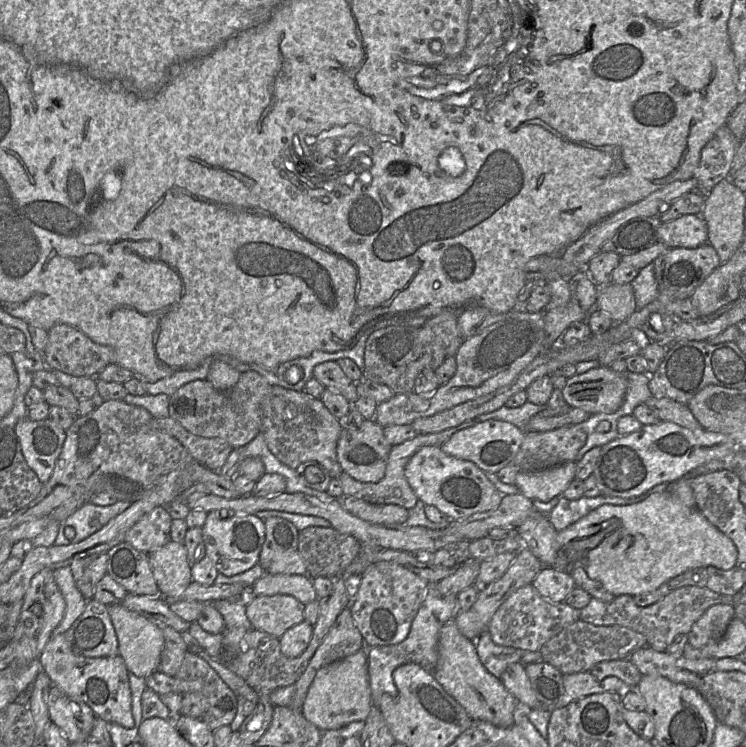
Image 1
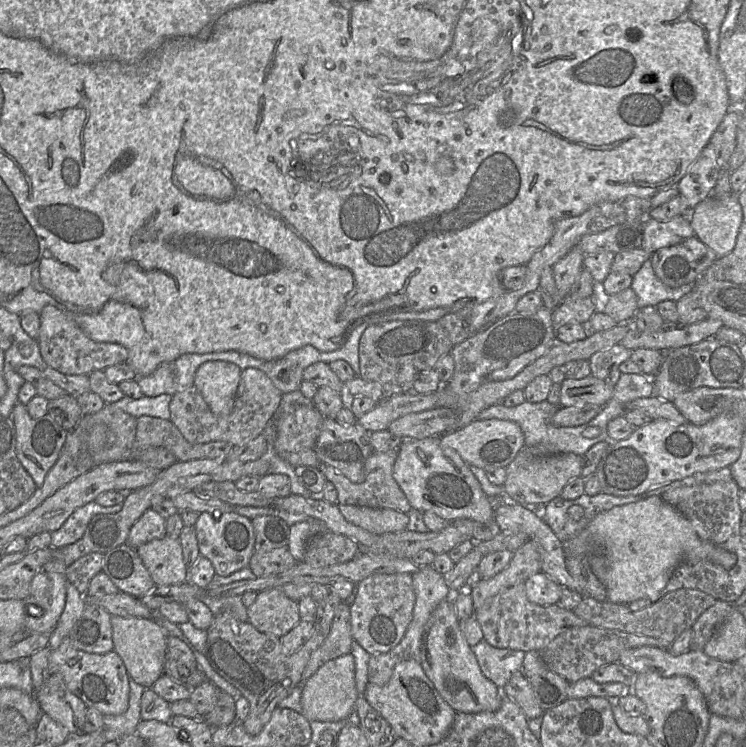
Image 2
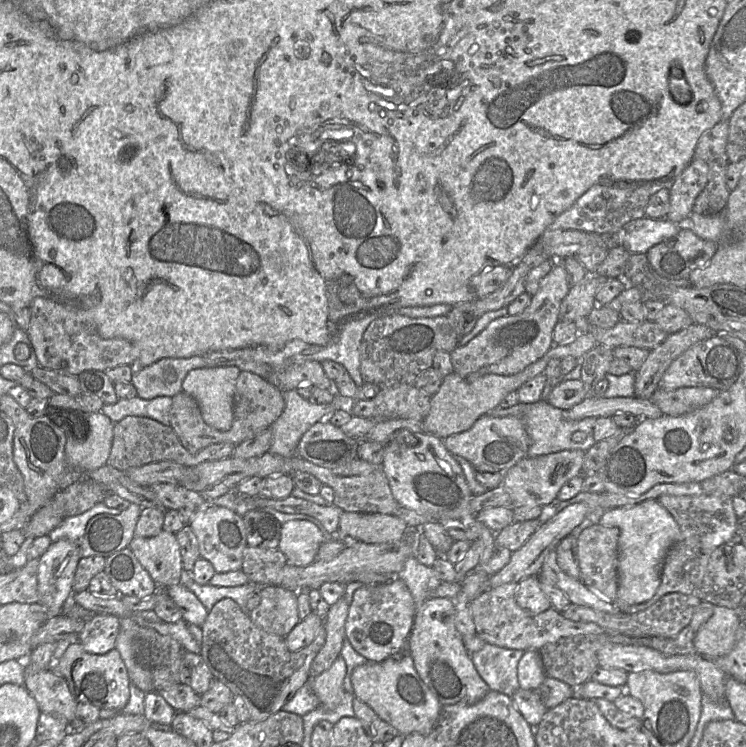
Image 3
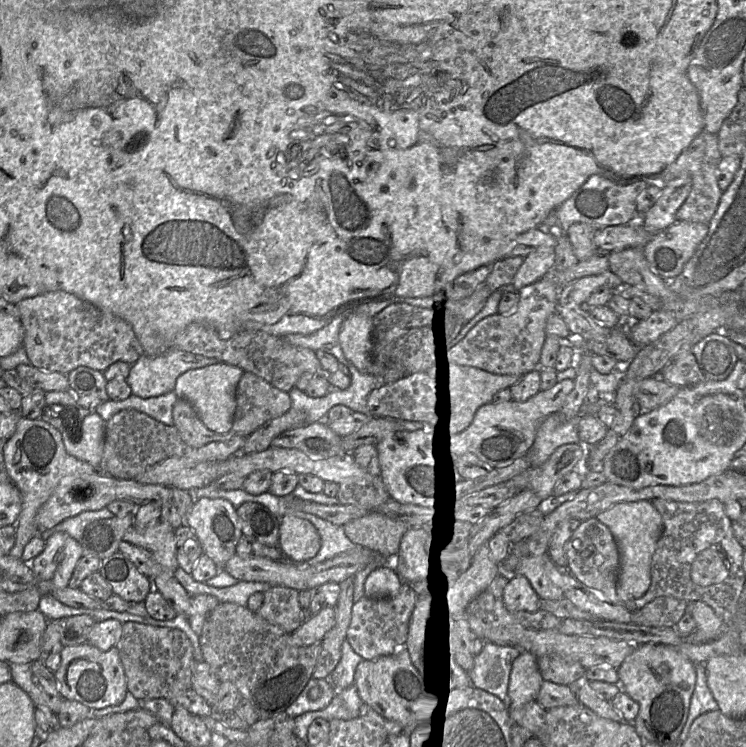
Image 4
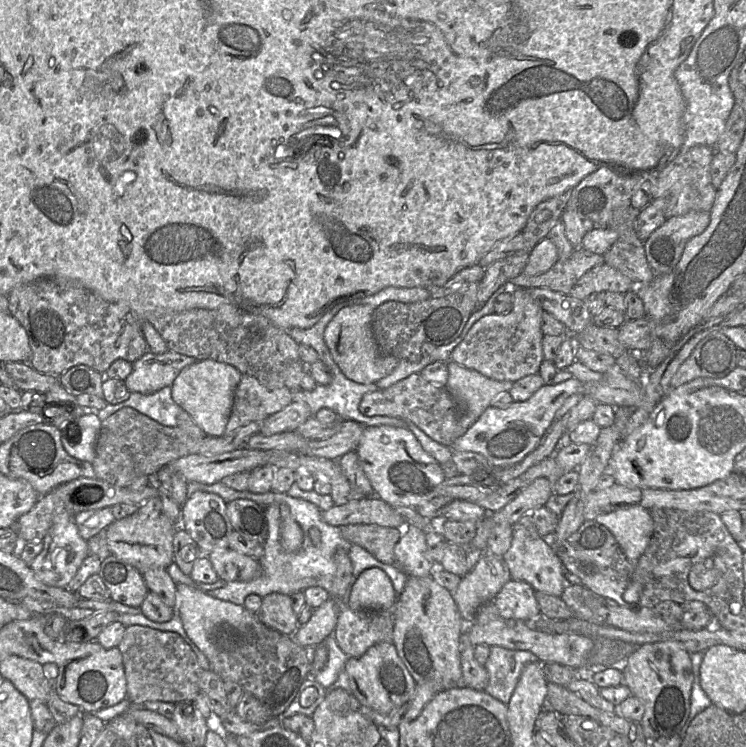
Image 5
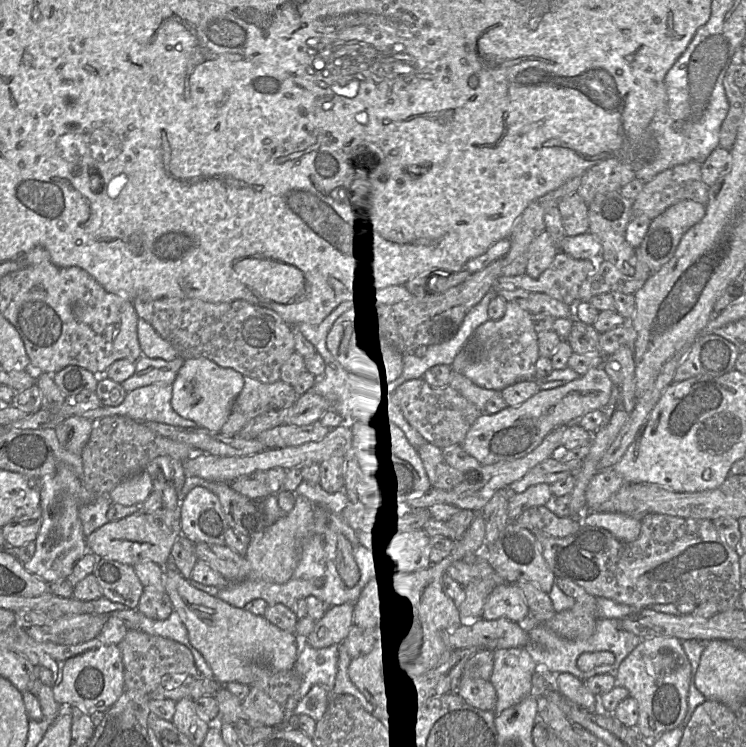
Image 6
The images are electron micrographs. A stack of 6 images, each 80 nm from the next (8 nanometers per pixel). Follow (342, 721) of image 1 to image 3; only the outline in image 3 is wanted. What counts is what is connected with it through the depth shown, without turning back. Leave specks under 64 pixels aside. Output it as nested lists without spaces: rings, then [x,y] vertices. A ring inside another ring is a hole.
[[[339,656],[329,669],[315,678],[309,678],[321,707],[334,709],[339,705],[344,694],[343,682],[346,670],[346,662]]]

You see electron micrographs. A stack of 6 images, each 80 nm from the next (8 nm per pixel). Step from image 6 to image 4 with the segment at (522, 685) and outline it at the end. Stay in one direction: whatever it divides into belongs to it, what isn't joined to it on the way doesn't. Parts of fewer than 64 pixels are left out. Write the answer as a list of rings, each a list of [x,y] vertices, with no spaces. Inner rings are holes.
[[[486,642],[482,652],[476,656],[474,668],[470,672],[474,688],[481,689],[497,696],[507,704],[509,708],[509,683],[513,663],[524,652],[528,651],[514,646],[498,645],[493,642]]]

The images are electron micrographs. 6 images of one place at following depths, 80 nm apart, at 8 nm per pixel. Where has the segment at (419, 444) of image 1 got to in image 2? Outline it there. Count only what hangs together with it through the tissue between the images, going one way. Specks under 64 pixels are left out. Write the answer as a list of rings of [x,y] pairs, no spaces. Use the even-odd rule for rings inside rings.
[[[393,449],[387,452],[373,453],[369,456],[364,463],[366,478],[362,483],[350,481],[340,471],[327,464],[318,464],[317,468],[323,473],[326,480],[335,486],[338,492],[337,504],[388,508],[402,513],[408,513],[412,507],[393,477],[393,466],[397,455],[398,451]]]

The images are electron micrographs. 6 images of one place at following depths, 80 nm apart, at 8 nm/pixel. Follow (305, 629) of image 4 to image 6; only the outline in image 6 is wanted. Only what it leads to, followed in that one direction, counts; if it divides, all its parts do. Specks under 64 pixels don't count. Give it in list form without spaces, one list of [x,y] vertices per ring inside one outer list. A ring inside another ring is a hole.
[[[348,603],[327,608],[324,615],[315,621],[312,630],[302,639],[318,647],[342,642],[351,627],[352,609],[353,604]]]

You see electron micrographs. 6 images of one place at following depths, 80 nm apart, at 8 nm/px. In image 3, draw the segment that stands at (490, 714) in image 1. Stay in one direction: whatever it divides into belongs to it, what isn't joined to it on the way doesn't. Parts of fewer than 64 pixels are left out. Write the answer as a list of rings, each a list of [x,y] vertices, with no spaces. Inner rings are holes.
[[[427,598],[416,609],[407,640],[407,652],[412,657],[419,676],[442,706],[456,703],[475,704],[491,691],[475,668],[472,656],[456,628],[455,616],[453,599]]]

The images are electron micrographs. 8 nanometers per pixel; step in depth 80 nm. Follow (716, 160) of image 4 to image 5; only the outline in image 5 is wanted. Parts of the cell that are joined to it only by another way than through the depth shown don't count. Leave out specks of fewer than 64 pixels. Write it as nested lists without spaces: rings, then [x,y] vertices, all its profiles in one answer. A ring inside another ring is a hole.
[[[703,145],[679,151],[673,160],[657,174],[653,181],[653,199],[665,198],[668,201],[666,218],[682,216],[691,211],[710,212],[717,191],[710,176],[710,164],[714,154],[714,148]]]

